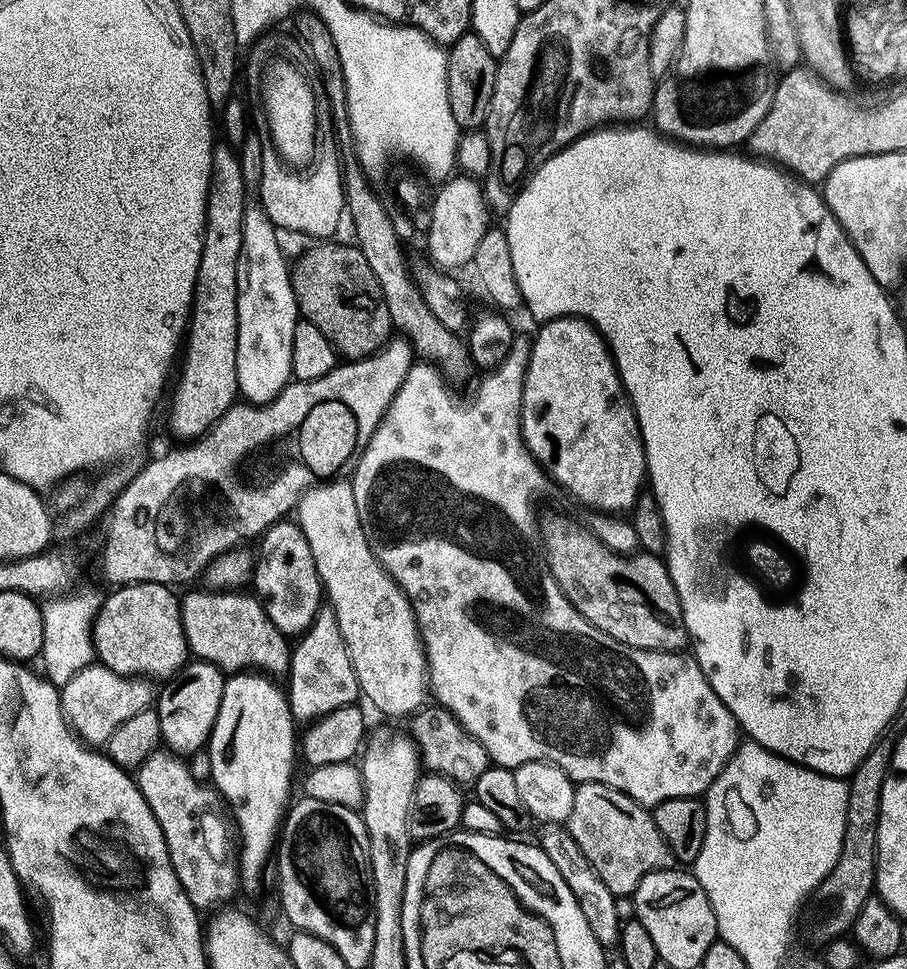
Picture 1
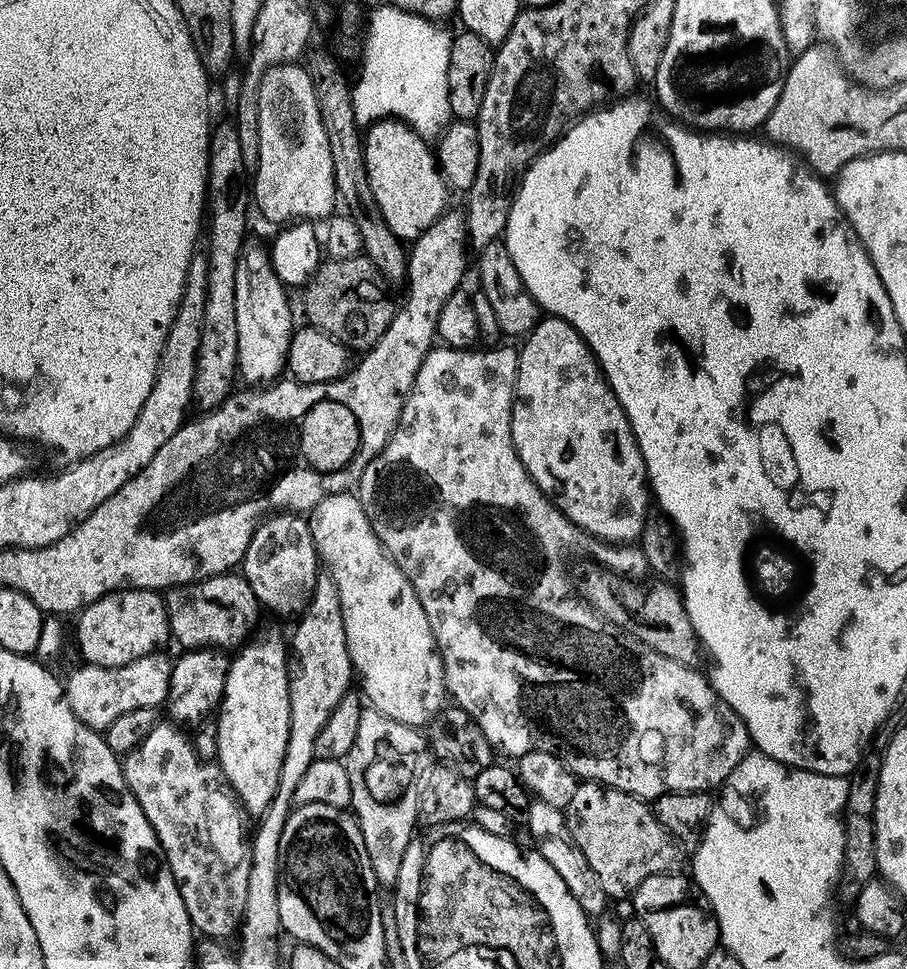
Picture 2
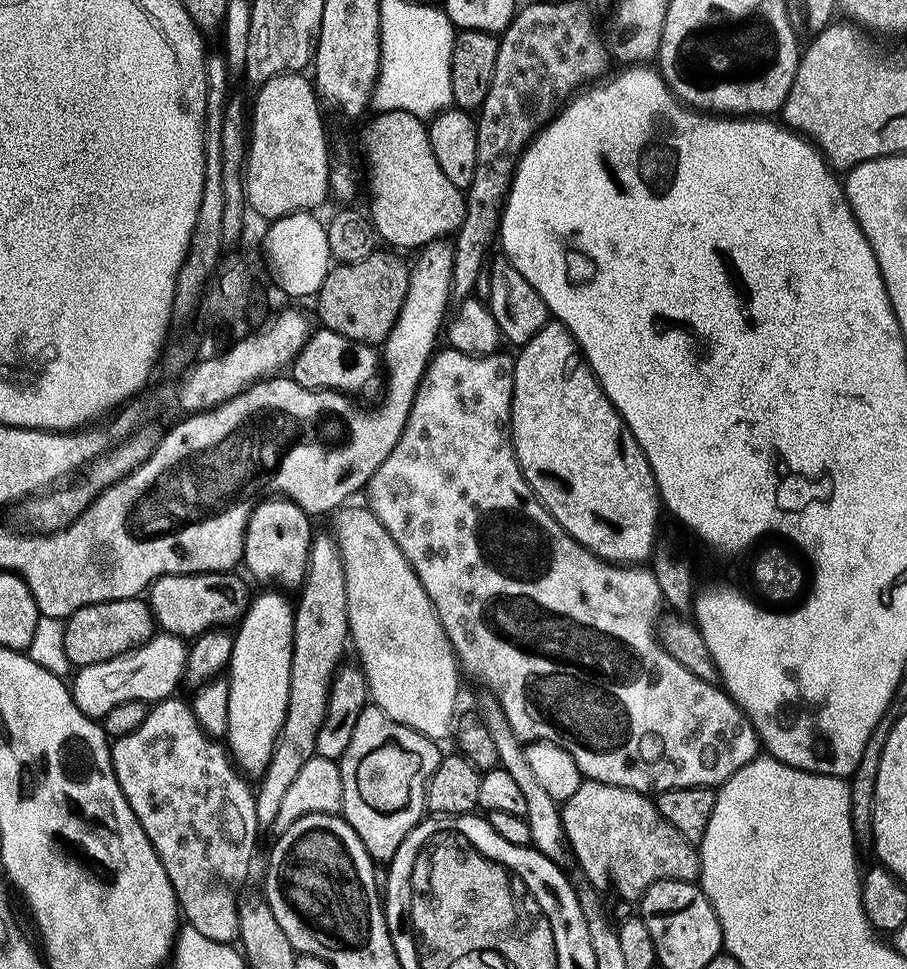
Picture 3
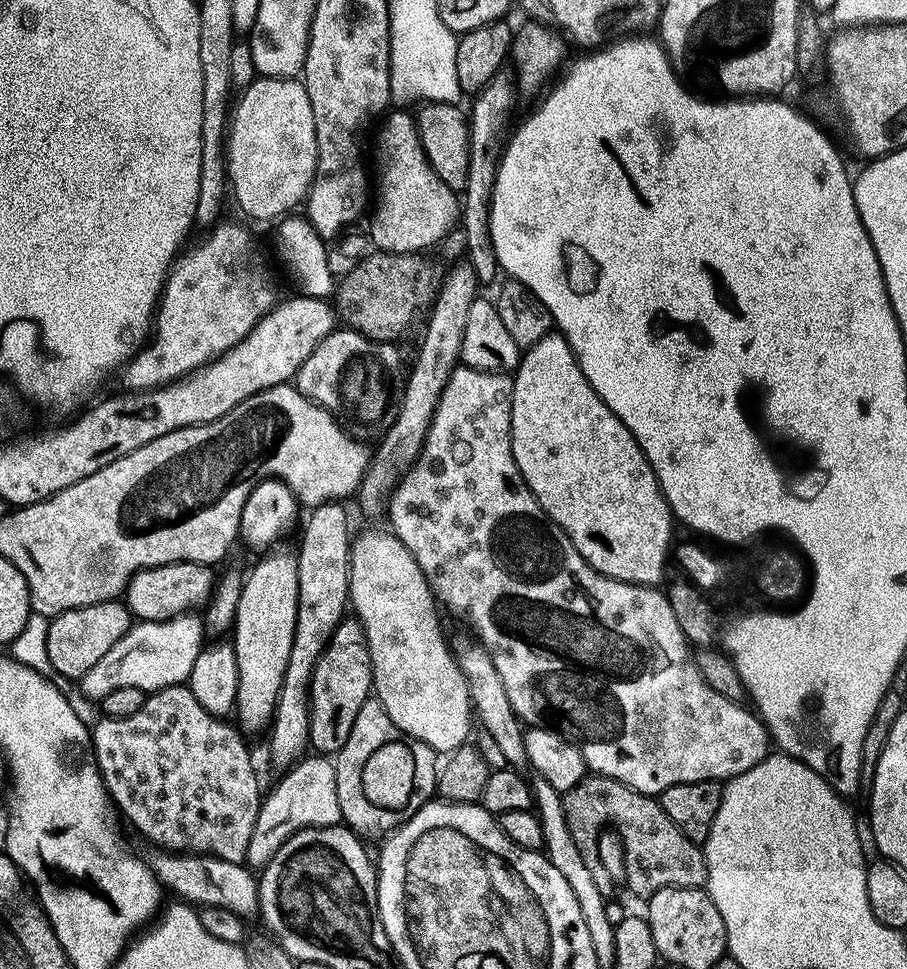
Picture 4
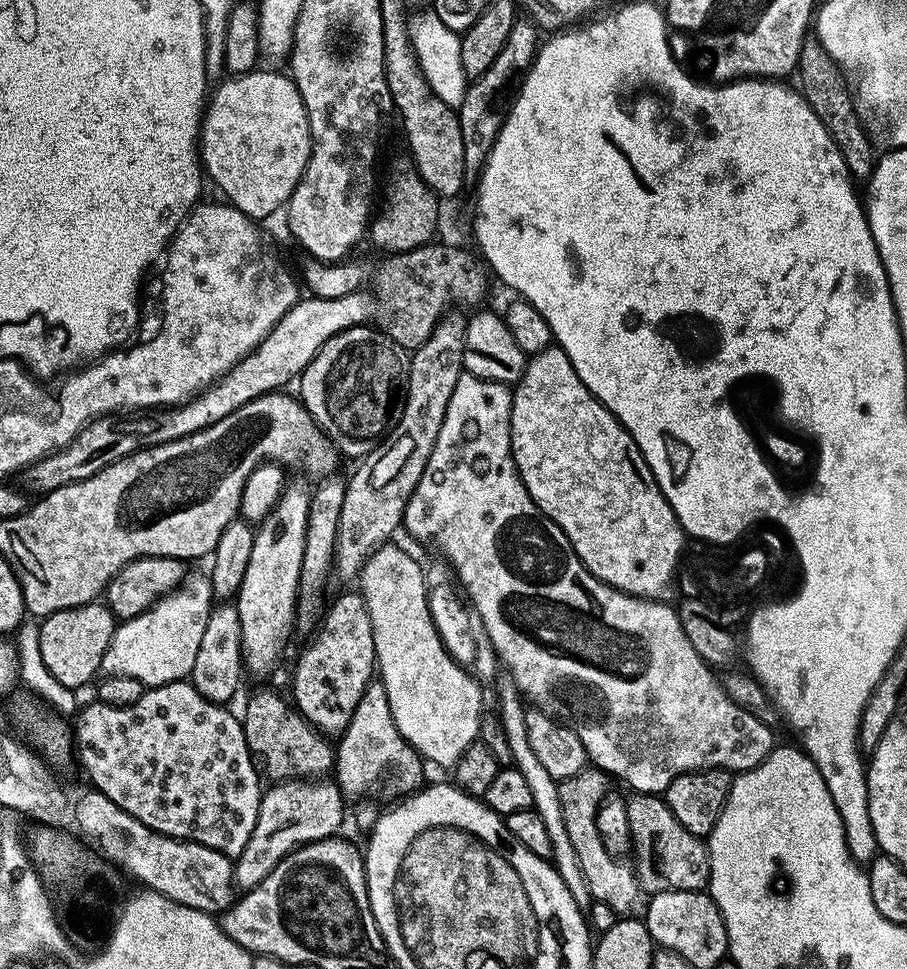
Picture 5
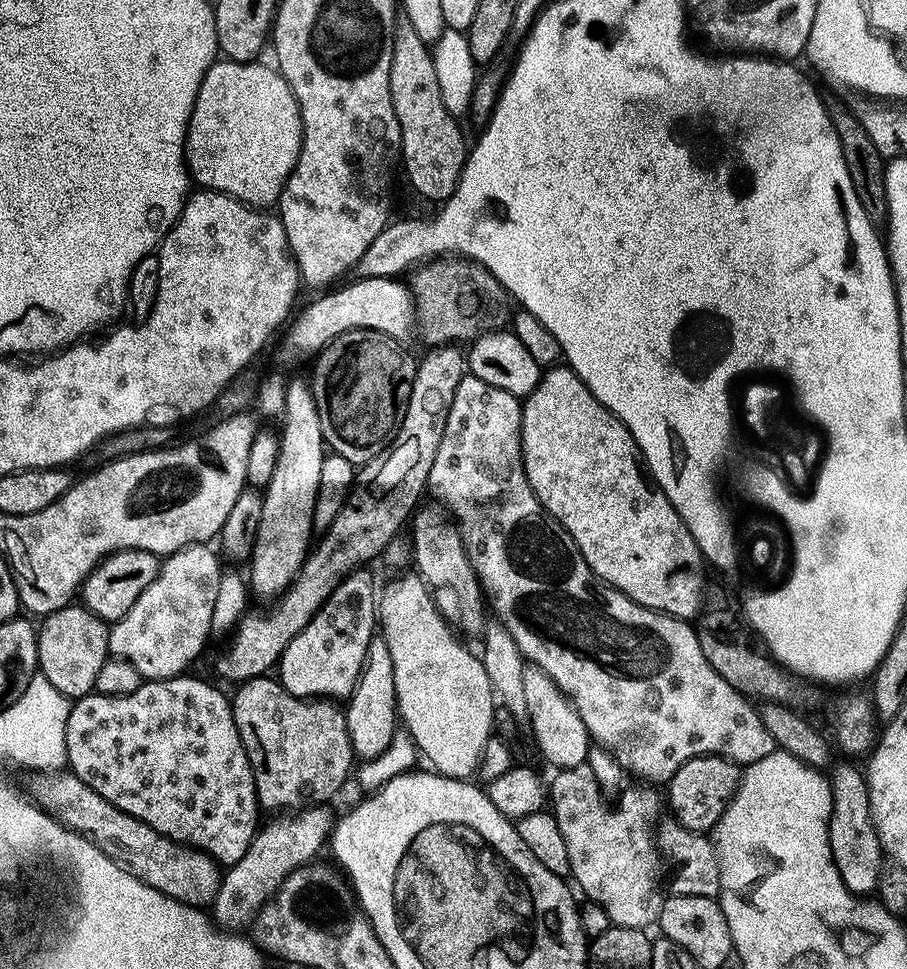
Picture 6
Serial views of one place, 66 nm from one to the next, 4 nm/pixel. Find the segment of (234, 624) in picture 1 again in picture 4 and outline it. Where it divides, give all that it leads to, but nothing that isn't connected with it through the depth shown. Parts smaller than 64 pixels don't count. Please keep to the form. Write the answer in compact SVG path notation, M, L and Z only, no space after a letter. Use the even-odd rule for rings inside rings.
M174 562L166 566L154 566L143 568L142 571L134 573L128 581L126 589L126 603L129 612L137 621L146 620L168 620L171 616L182 616L196 610L196 607L207 605L214 587L214 572L209 565L195 564L194 562Z

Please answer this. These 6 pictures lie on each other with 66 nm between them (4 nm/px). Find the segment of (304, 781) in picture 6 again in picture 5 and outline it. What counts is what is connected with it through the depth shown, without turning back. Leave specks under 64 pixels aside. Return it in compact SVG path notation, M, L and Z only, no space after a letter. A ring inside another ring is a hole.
M256 692L249 698L248 705L245 706L244 712L242 711L242 723L249 750L252 751L253 757L258 758L263 775L267 779L269 776L269 781L283 782L301 778L327 777L334 768L333 741L323 732L318 731L287 699L285 700L276 692Z

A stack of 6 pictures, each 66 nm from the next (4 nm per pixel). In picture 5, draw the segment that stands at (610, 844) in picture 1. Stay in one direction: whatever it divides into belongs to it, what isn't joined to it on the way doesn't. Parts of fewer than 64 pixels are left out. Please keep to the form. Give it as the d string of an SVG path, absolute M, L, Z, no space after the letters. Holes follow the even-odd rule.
M581 774L573 776L571 780L559 781L560 801L566 834L570 834L570 843L574 846L574 854L578 856L578 866L582 866L586 886L595 903L610 906L610 910L618 914L628 914L640 900L640 884L648 894L670 890L702 892L707 889L712 876L707 843L701 837L690 834L690 830L686 830L686 826L674 818L670 806L666 806L659 795L632 794L627 797L631 847L634 855L640 859L636 872L627 864L627 859L611 856L595 825L598 800L588 796L586 777Z

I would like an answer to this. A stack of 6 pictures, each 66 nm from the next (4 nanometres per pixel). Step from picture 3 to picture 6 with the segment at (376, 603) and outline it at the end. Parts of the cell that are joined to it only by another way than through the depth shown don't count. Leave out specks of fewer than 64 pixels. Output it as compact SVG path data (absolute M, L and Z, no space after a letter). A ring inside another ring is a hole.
M400 574L397 580L392 580L385 586L384 592L378 596L378 628L382 633L382 638L386 642L386 646L390 646L390 662L394 664L394 690L396 691L396 706L398 709L399 719L402 721L403 727L409 736L415 742L419 755L429 760L431 767L435 769L439 775L449 776L455 780L468 780L477 775L480 766L480 755L486 746L488 737L494 732L494 693L492 683L484 669L483 659L479 655L476 656L470 649L464 648L465 641L450 627L448 621L442 618L442 614L436 608L436 601L433 593L427 584L420 579L419 575L404 576L408 574Z

